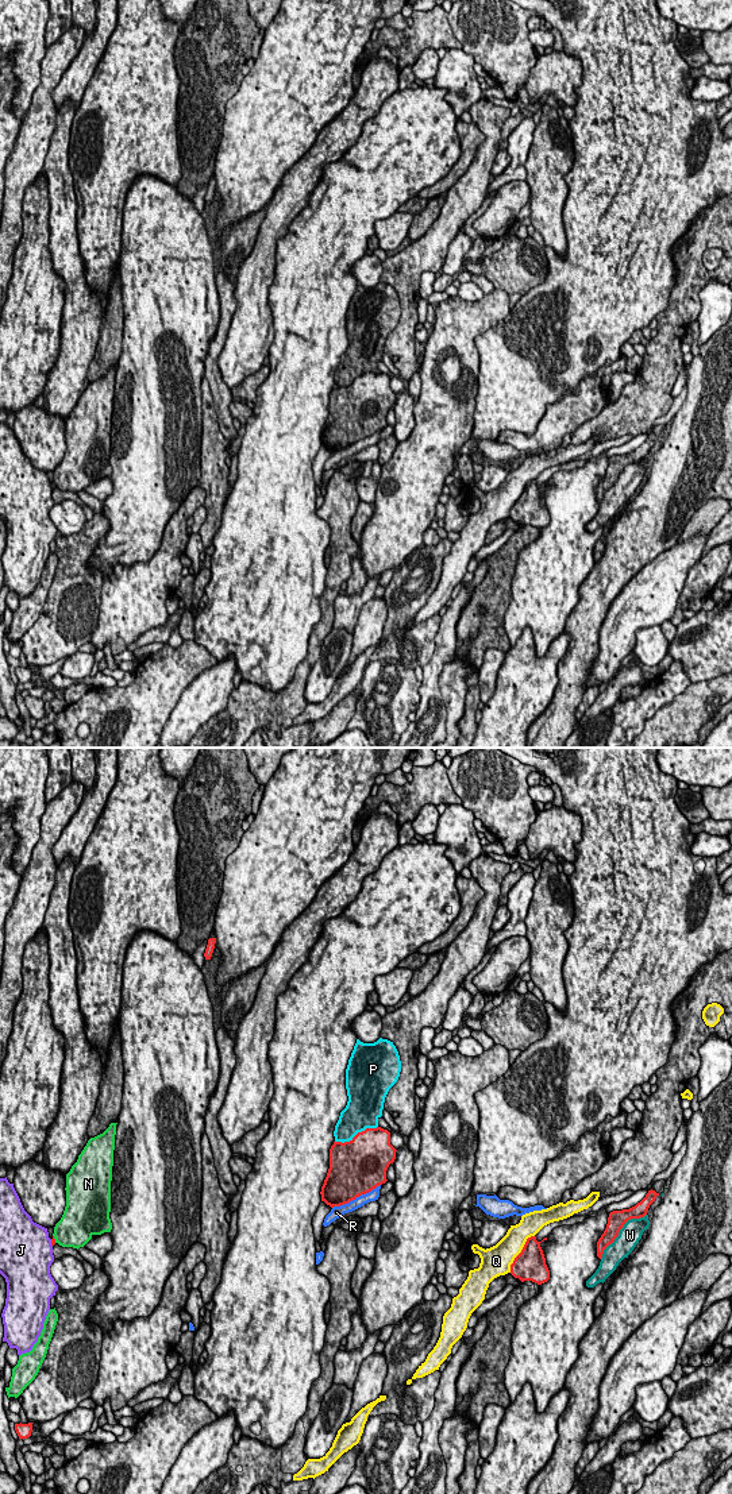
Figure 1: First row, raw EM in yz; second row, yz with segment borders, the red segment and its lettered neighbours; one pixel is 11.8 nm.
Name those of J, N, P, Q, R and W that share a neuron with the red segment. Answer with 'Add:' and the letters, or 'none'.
Add: none

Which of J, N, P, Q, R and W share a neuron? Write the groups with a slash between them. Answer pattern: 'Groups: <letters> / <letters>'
Groups: J / N / P / Q / R / W

